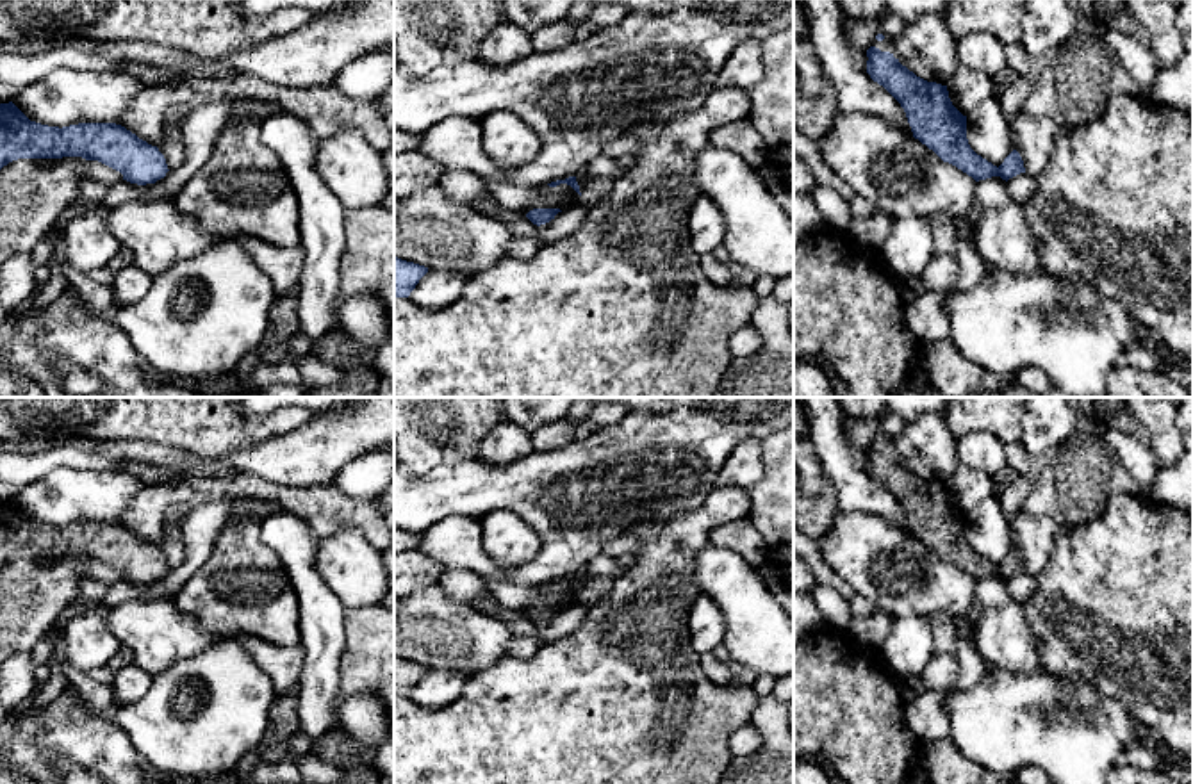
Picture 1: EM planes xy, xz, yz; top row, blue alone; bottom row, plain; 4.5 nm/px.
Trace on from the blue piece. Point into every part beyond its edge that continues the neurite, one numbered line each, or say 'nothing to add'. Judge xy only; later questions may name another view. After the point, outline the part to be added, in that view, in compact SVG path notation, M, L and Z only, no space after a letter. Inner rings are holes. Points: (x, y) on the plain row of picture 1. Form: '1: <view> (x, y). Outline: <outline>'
nothing to add

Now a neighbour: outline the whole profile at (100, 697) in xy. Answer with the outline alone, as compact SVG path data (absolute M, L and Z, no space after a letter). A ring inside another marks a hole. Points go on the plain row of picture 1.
M68 663L62 666L62 677L78 690L86 704L98 715L114 715L121 707L111 684L96 682Z

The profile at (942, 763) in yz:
M949 739L924 741L918 764L927 784L981 784L983 766L963 755Z

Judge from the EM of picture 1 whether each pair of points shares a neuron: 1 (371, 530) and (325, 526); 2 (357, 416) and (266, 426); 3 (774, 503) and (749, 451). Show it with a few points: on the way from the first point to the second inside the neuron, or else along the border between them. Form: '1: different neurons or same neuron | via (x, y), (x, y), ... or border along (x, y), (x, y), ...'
1: same neuron | via (361, 519), (336, 519)
2: different neurons | border along (314, 416), (296, 428), (270, 437)
3: different neurons | border along (760, 442), (762, 476), (746, 490)

